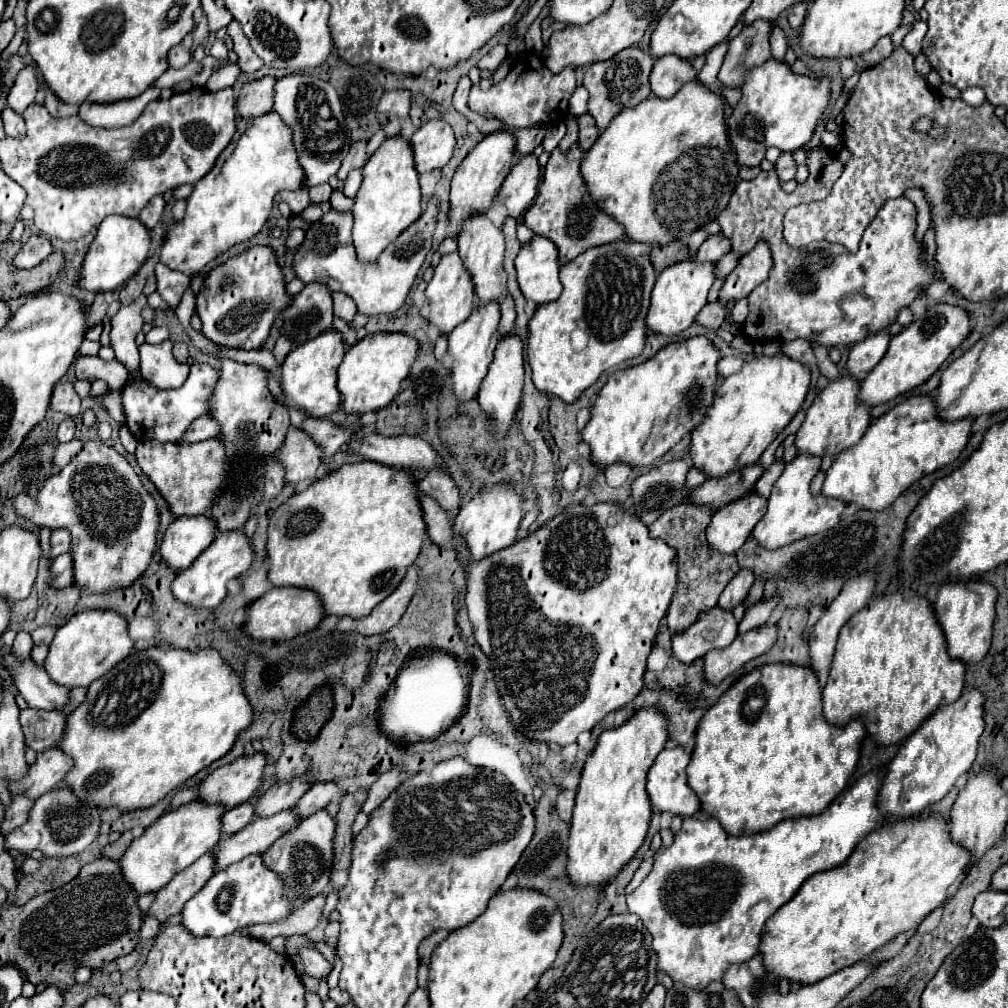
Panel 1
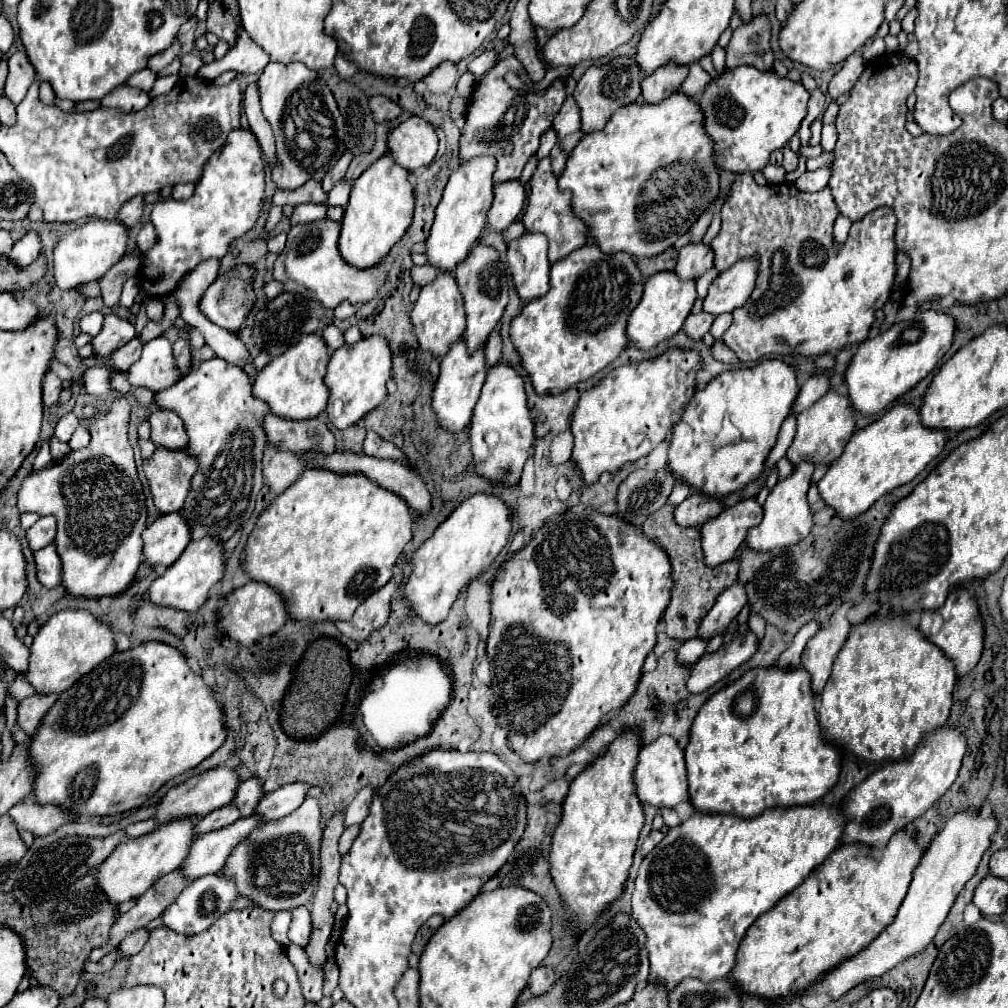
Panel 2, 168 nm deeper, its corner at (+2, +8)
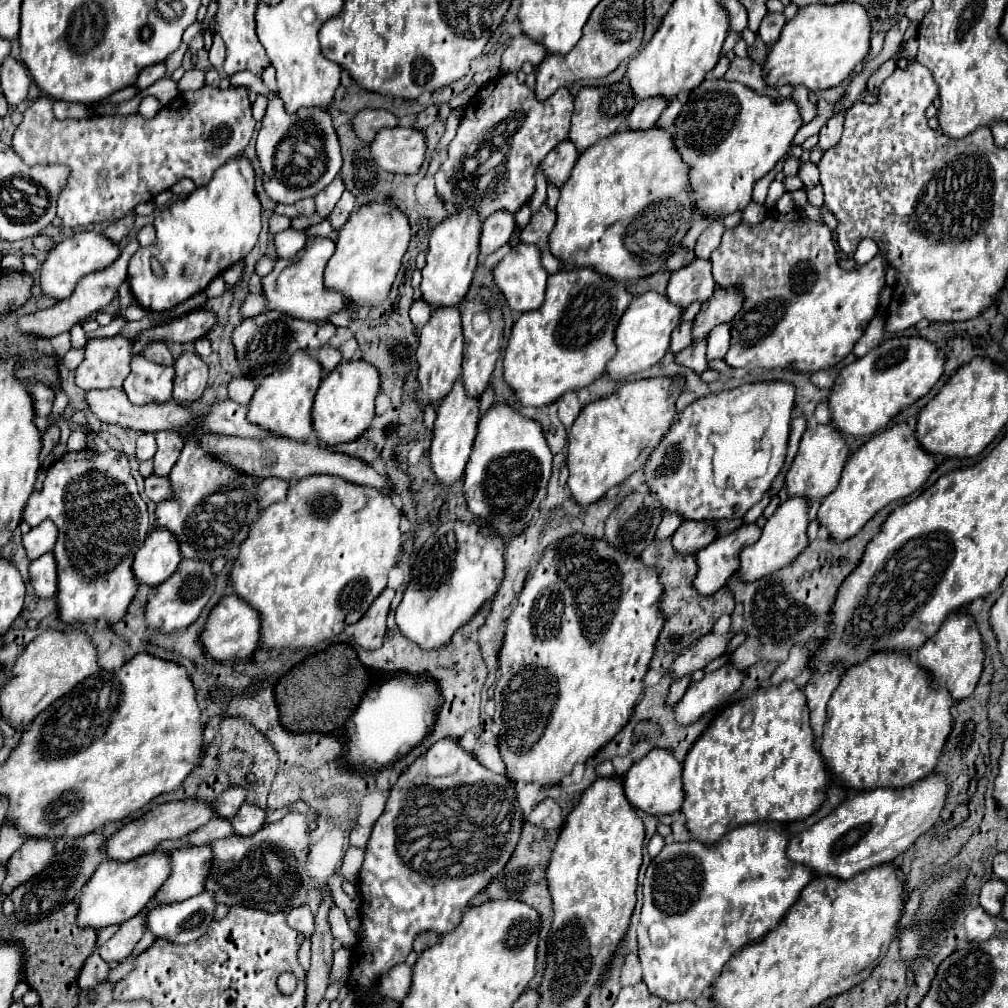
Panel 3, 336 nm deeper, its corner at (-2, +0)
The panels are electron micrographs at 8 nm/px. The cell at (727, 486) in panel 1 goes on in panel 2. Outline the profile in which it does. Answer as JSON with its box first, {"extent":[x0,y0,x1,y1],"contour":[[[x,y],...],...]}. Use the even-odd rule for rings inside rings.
{"extent":[674,493,722,527],"contour":[[[694,493],[674,509],[674,519],[680,527],[700,527],[718,513],[722,513],[722,503],[718,499],[706,499],[704,495],[700,497],[700,493]]]}

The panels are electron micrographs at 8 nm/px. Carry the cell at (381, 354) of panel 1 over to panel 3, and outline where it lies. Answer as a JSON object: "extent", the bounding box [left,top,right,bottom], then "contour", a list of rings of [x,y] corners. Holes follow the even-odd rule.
{"extent":[314,359,380,445],"contour":[[[362,359],[342,361],[334,371],[330,371],[316,393],[314,401],[314,431],[318,439],[328,445],[348,443],[358,439],[374,419],[376,397],[380,393],[380,371]]]}

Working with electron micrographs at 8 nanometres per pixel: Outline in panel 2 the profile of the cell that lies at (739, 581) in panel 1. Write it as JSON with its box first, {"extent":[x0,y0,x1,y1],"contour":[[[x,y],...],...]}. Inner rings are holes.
{"extent":[698,583,746,639],"contour":[[[734,583],[730,589],[726,589],[714,603],[714,607],[708,611],[704,621],[700,623],[698,637],[712,639],[714,635],[720,635],[726,631],[726,627],[732,623],[732,619],[740,613],[740,609],[746,605],[746,593],[740,583]]]}

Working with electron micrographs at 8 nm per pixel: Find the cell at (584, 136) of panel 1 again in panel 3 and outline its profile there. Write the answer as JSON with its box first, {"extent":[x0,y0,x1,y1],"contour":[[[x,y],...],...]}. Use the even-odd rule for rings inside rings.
{"extent":[542,139,578,185],"contour":[[[570,139],[560,141],[560,145],[556,145],[556,149],[552,153],[548,153],[548,157],[542,161],[542,169],[548,177],[548,181],[552,181],[554,185],[564,185],[564,181],[570,177],[570,171],[574,167],[578,159],[578,151],[576,145],[572,145]]]}

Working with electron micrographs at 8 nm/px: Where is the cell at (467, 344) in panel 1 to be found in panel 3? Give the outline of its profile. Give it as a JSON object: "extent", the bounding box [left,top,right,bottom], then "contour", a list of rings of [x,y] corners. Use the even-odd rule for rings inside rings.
{"extent":[430,379,480,485],"contour":[[[458,379],[454,383],[452,391],[438,403],[436,421],[434,421],[434,437],[432,437],[432,445],[430,445],[432,469],[442,485],[452,485],[454,481],[458,481],[464,475],[464,467],[466,467],[466,461],[472,451],[472,441],[476,437],[478,417],[480,417],[478,397],[470,397],[464,389],[462,379]]]}

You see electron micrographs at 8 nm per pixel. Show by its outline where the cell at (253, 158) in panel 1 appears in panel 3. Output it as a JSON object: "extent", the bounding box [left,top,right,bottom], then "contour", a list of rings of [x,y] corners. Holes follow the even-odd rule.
{"extent":[128,155,262,313],"contour":[[[238,155],[224,163],[208,185],[194,189],[190,195],[156,213],[156,243],[140,247],[128,267],[132,295],[144,309],[156,313],[174,309],[188,297],[204,291],[216,275],[250,253],[262,229],[262,205],[258,203],[254,185],[256,173],[252,161]],[[152,259],[160,261],[164,275],[152,271]]]}

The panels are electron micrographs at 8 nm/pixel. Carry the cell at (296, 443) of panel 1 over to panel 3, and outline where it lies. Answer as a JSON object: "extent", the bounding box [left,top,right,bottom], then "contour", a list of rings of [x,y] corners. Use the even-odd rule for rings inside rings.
{"extent":[258,477,290,509],"contour":[[[266,477],[262,479],[262,483],[258,483],[258,501],[260,501],[260,509],[276,503],[276,501],[284,501],[286,493],[288,493],[290,483],[278,477]]]}

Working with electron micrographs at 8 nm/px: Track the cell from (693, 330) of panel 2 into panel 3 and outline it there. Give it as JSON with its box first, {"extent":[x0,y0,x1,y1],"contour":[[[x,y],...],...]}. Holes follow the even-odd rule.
{"extent":[676,339,708,373],"contour":[[[700,339],[700,341],[688,345],[686,349],[682,349],[676,355],[676,361],[680,365],[684,365],[684,367],[694,369],[696,373],[702,373],[708,367],[708,361],[706,361],[706,343],[708,343],[708,339]]]}

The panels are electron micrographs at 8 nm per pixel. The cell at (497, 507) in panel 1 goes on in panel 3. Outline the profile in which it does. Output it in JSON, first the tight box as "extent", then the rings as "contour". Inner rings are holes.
{"extent":[396,521,504,649],"contour":[[[466,521],[444,523],[416,555],[412,567],[412,581],[408,583],[404,597],[396,609],[398,629],[422,649],[442,647],[444,643],[450,641],[458,627],[462,627],[486,601],[494,597],[502,581],[502,571],[504,571],[504,541],[500,535],[482,533],[478,523]]]}

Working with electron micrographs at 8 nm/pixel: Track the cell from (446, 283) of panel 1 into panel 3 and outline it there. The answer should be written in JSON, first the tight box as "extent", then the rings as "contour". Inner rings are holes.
{"extent":[418,307,464,405],"contour":[[[438,307],[432,309],[432,317],[420,331],[420,345],[418,345],[418,381],[420,381],[420,391],[418,399],[422,405],[426,403],[436,403],[442,399],[454,385],[454,381],[462,373],[462,347],[464,347],[464,337],[462,337],[462,325],[460,325],[460,309],[458,307]]]}

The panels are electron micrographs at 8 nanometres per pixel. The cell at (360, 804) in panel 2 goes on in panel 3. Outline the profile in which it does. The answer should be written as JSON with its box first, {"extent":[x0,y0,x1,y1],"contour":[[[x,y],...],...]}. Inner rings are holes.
{"extent":[350,825,370,847],"contour":[[[356,825],[352,831],[350,831],[350,845],[354,847],[364,847],[366,841],[370,837],[370,827],[362,827],[362,825]]]}

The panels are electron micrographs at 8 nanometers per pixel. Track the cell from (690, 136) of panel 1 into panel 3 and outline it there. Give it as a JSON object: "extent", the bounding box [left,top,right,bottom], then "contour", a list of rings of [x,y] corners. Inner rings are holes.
{"extent":[550,125,696,281],"contour":[[[654,125],[654,127],[646,129],[646,131],[626,129],[626,131],[612,133],[610,137],[604,137],[604,141],[600,141],[600,145],[592,145],[592,149],[586,149],[584,153],[580,153],[580,157],[578,157],[578,161],[576,161],[576,165],[574,165],[568,181],[560,189],[560,201],[556,205],[558,219],[556,219],[554,231],[550,235],[550,251],[554,255],[558,255],[564,263],[566,261],[574,261],[580,267],[592,267],[598,273],[604,273],[604,275],[608,275],[608,277],[612,277],[616,281],[632,281],[632,279],[640,279],[640,277],[646,277],[646,275],[656,273],[668,261],[668,257],[674,255],[680,249],[680,241],[688,233],[690,221],[692,221],[692,217],[696,213],[696,205],[690,199],[692,187],[688,183],[688,175],[690,175],[690,165],[686,165],[682,161],[678,149],[676,149],[676,143],[670,137],[670,133],[666,129],[660,129],[658,125]]]}

